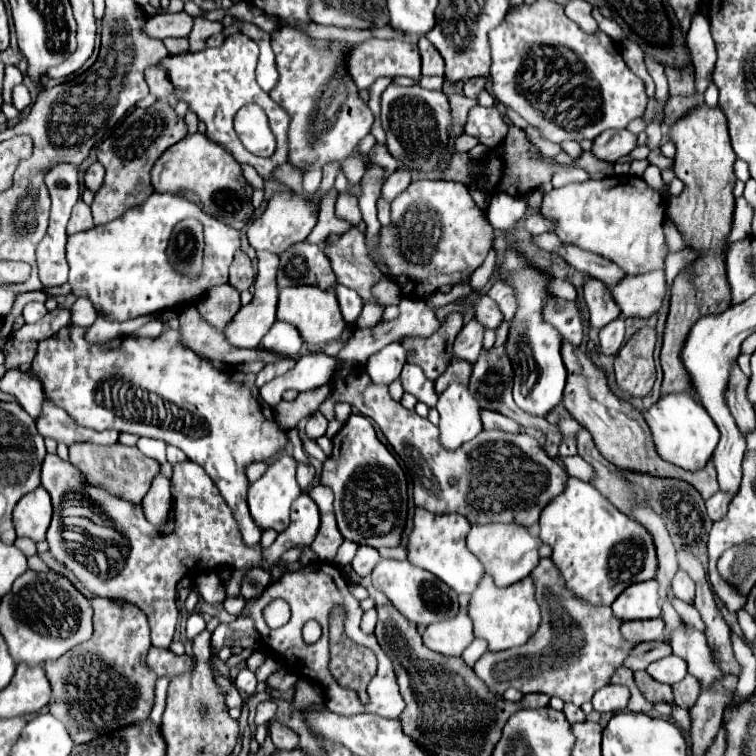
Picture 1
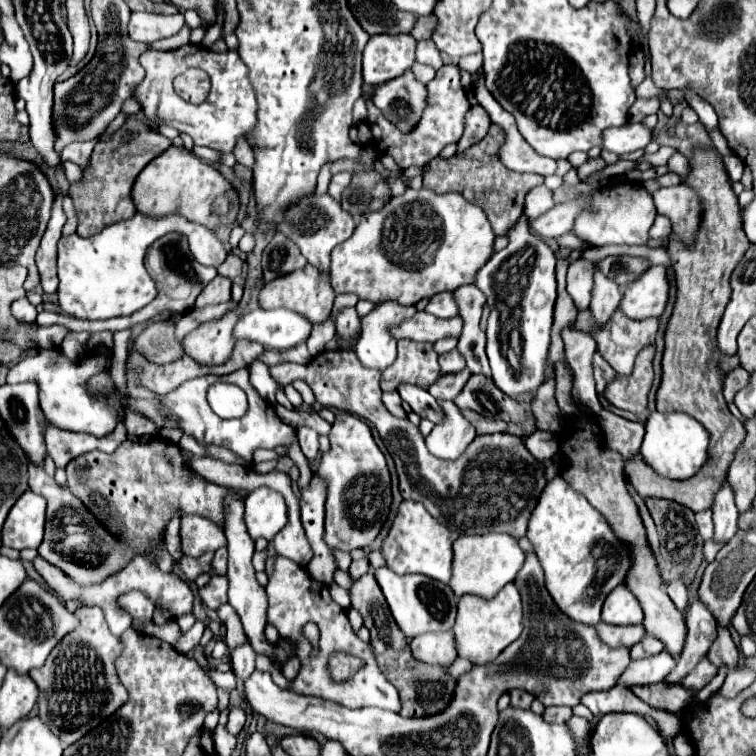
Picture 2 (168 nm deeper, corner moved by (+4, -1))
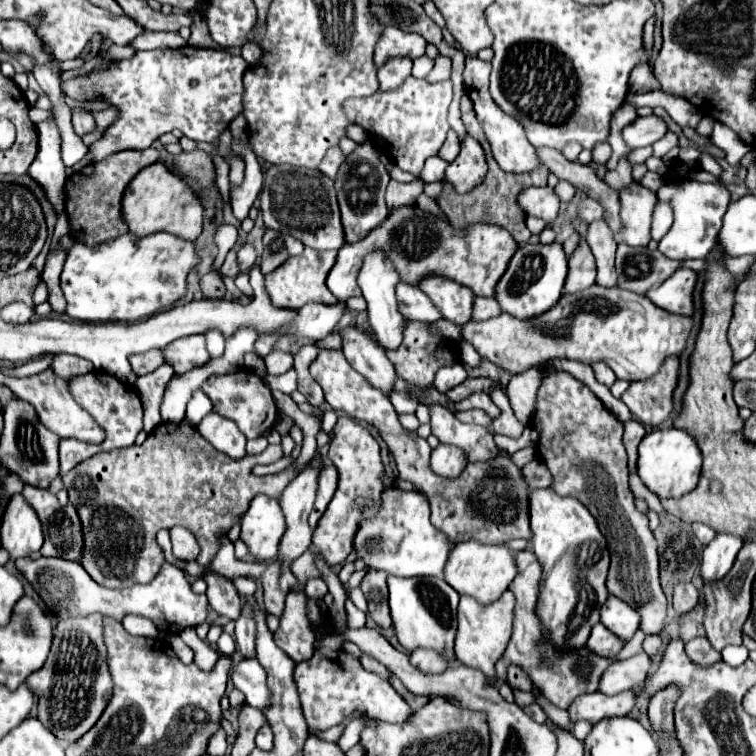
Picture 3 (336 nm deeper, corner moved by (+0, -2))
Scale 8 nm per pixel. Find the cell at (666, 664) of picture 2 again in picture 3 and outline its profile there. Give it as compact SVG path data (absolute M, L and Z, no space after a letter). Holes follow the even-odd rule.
M638 653L630 659L612 663L606 669L606 675L602 675L600 691L606 695L614 695L626 689L634 689L648 679L650 671L652 671L652 659L646 653Z

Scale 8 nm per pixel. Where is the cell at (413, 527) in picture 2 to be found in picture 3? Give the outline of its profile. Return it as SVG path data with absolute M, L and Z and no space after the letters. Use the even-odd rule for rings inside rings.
M396 485L386 487L382 493L382 509L376 519L362 523L354 543L358 555L368 567L396 577L442 577L452 547L448 537L430 523L430 507L426 497L418 491L402 491Z

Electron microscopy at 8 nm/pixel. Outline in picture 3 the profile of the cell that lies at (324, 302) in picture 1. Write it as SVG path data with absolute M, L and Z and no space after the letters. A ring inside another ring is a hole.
M306 247L298 259L288 259L286 263L282 263L282 267L278 267L278 271L272 271L270 275L266 275L266 281L264 281L272 305L278 309L298 309L310 301L334 305L338 299L326 287L326 275L332 269L334 261L336 261L336 251L318 253L318 251L310 251L310 247Z

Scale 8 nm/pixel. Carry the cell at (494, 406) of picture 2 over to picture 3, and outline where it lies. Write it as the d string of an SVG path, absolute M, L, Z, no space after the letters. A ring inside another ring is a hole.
M472 393L470 397L466 397L464 401L460 403L454 403L456 411L466 411L466 409L482 409L486 411L490 417L498 417L500 415L500 409L492 403L490 395L486 393Z

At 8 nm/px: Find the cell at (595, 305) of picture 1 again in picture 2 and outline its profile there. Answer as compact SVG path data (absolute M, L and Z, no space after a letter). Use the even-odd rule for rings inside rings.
M576 258L570 268L568 268L568 294L572 296L574 304L578 308L588 308L590 306L590 300L592 300L592 286L594 286L594 280L592 280L592 274L594 274L594 264L584 260L584 258Z

